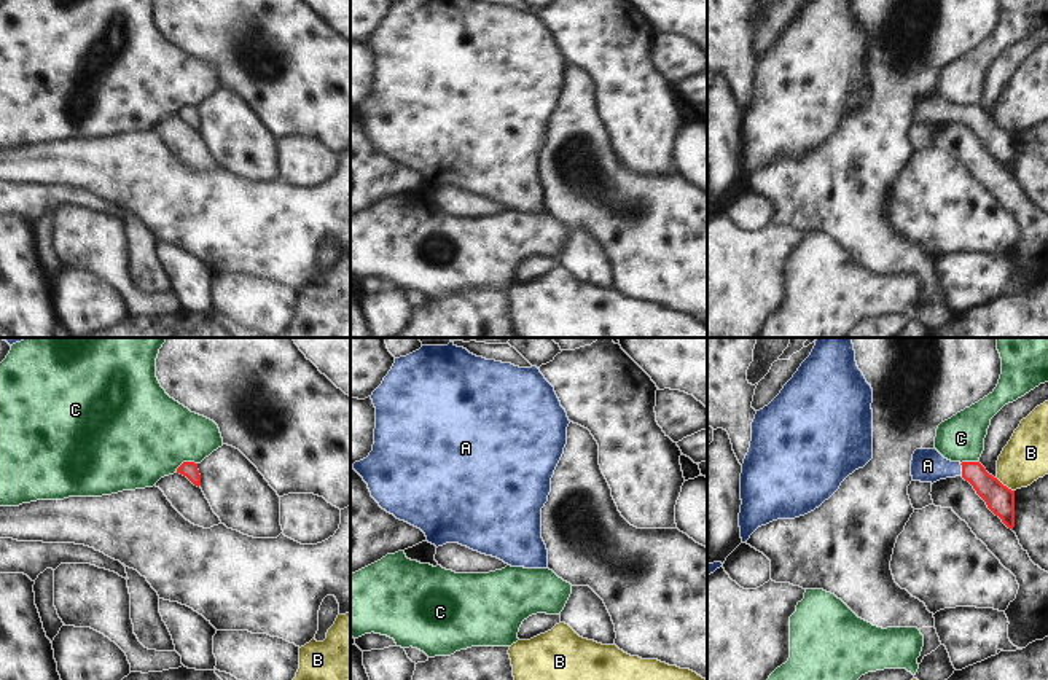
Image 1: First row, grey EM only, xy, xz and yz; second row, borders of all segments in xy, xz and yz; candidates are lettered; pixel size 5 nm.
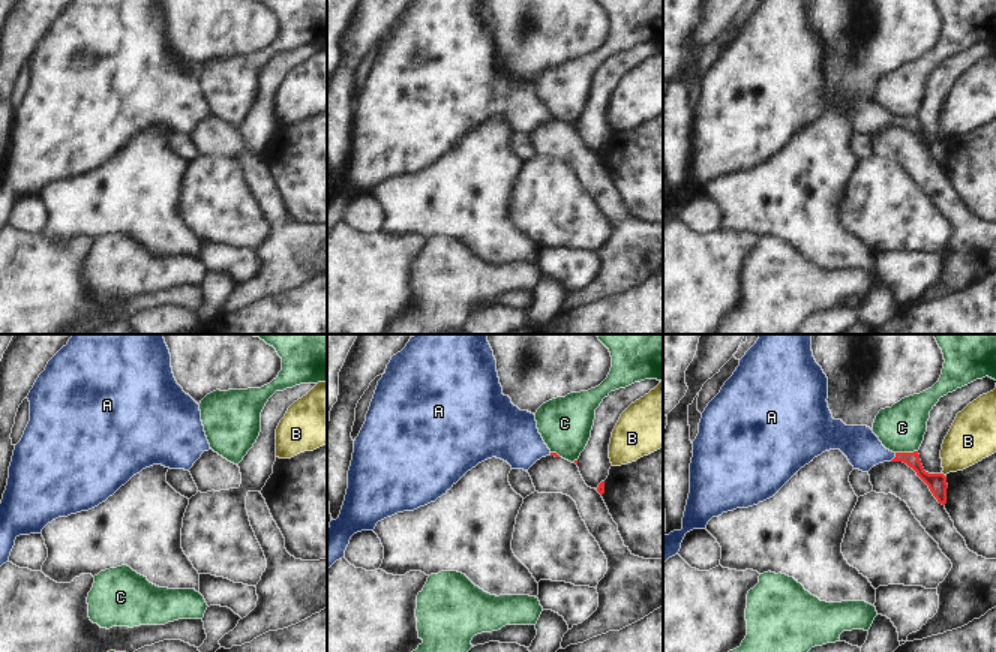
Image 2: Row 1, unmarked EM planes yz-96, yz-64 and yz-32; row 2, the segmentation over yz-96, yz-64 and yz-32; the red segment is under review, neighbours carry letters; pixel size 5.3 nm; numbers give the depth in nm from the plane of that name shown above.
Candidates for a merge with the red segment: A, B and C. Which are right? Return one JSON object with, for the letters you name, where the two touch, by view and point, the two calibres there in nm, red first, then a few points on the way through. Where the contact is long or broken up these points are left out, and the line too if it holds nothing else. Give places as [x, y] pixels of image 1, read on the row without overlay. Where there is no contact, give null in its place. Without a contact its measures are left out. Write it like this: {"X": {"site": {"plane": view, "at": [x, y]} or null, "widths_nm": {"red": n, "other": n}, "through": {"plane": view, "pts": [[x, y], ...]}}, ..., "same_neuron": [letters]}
{"A": {"site": {"plane": "yz", "at": [962, 113]}, "widths_nm": {"red": 140, "other": 170}, "through": {"plane": "yz", "pts": [[1001, 144], [972, 115], [962, 113], [927, 109]]}}, "same_neuron": ["A"]}

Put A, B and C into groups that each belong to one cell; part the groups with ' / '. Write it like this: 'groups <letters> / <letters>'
groups A / B / C

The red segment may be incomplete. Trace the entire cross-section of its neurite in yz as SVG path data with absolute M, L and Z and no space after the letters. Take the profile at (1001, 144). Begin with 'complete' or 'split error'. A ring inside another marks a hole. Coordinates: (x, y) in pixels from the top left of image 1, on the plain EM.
split error | M916 92L911 104L913 124L937 126L946 121L962 119L987 151L1013 174L1015 170L1015 134L989 118L980 105L951 105L937 92Z

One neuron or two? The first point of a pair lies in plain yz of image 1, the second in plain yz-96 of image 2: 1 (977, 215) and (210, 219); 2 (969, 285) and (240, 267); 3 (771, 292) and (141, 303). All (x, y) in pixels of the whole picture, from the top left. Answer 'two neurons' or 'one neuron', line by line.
1: one neuron
2: one neuron
3: one neuron

